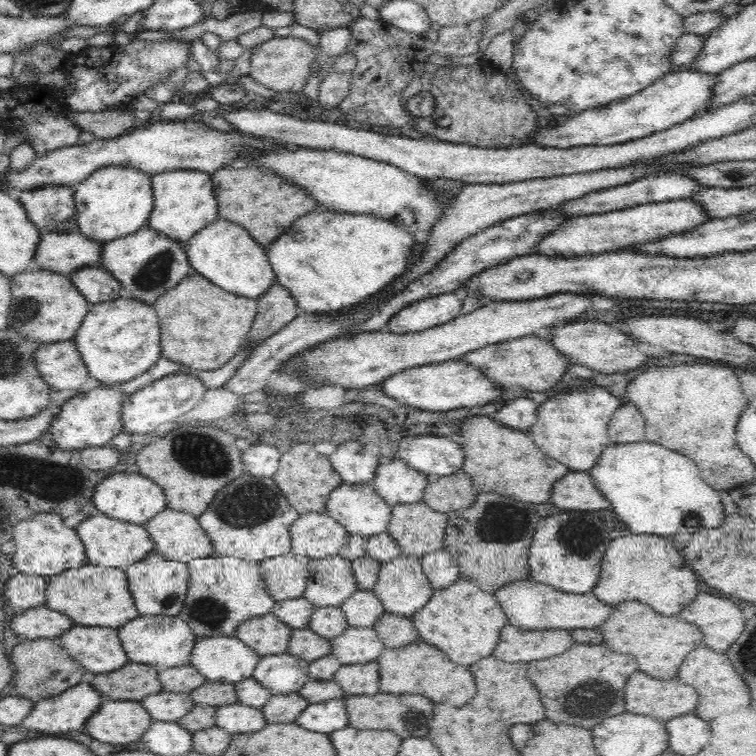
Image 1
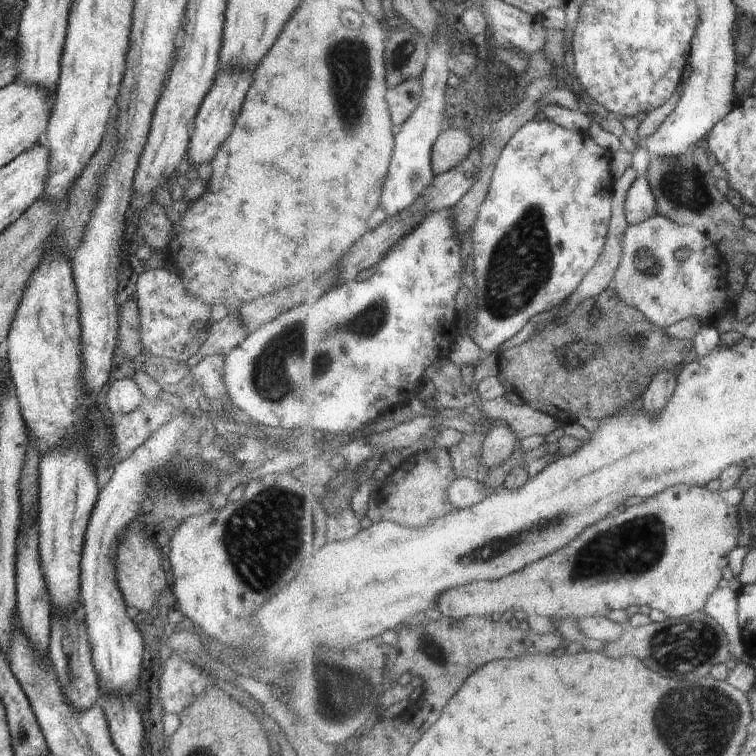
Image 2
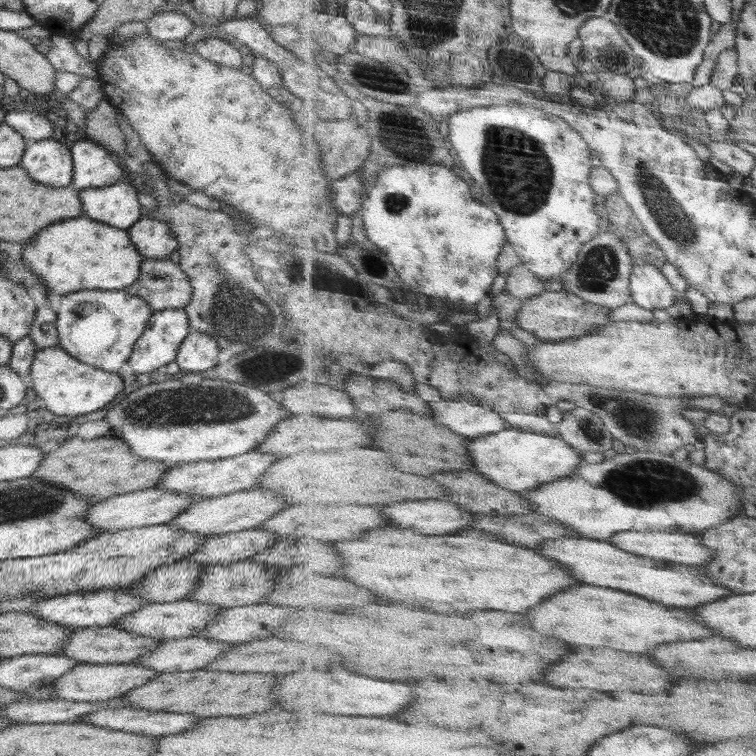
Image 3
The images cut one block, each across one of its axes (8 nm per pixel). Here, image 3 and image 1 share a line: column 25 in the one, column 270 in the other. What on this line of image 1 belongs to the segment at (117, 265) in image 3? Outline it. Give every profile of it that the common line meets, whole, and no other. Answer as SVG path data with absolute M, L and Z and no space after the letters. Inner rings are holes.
M320 205L315 212L294 221L286 234L272 242L266 254L272 270L276 273L275 282L290 291L303 312L328 313L356 305L360 300L386 289L388 284L404 274L408 258L412 254L412 246L419 239L406 227L392 220L368 214L331 212Z

